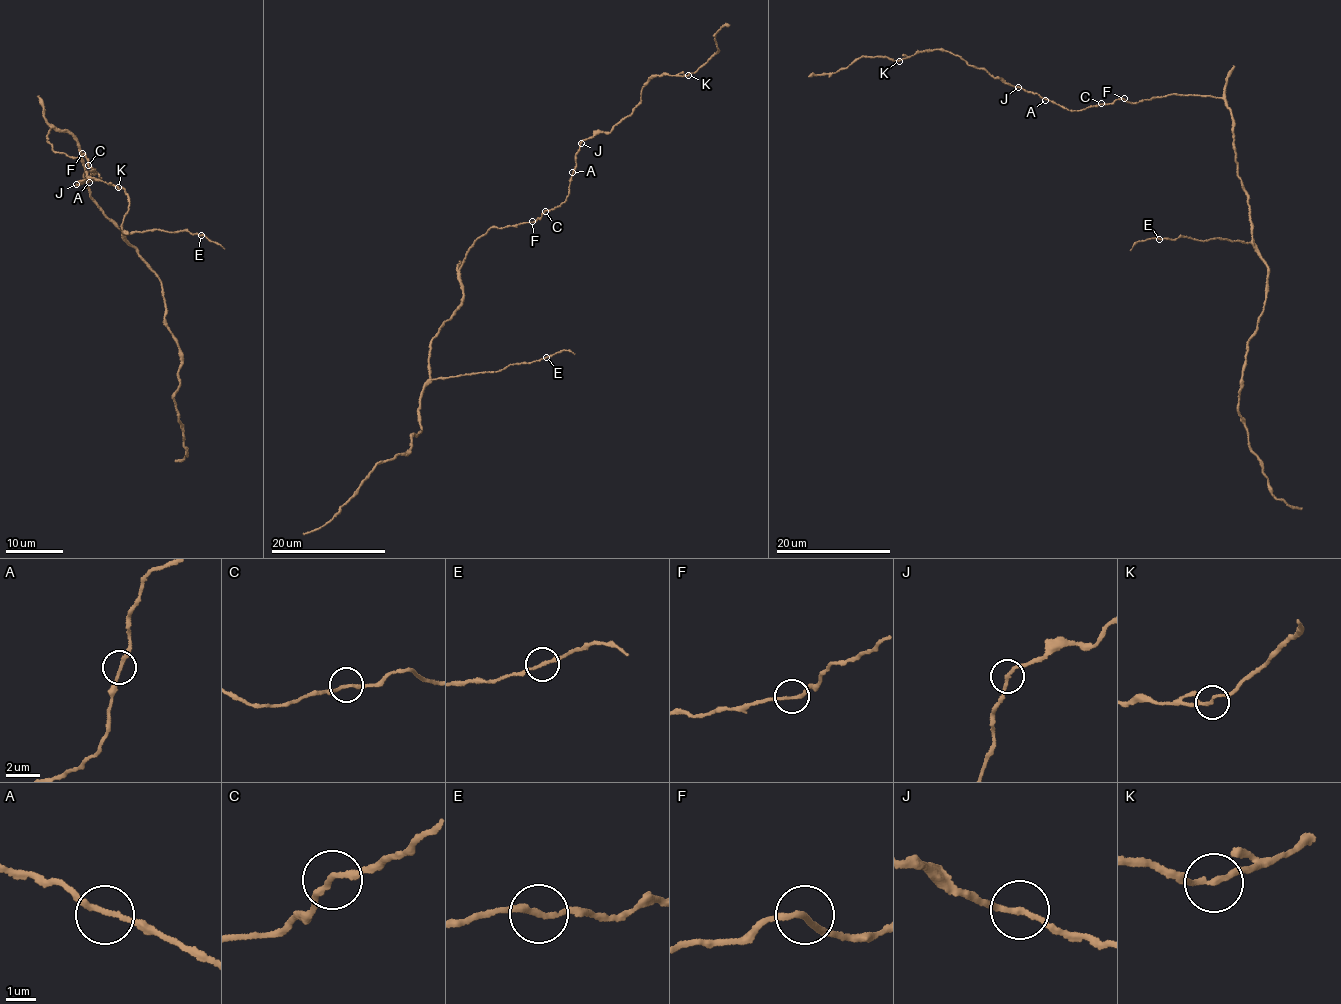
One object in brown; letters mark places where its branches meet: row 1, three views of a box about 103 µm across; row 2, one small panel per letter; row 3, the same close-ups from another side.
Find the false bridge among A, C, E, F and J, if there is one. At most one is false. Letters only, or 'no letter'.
no letter

